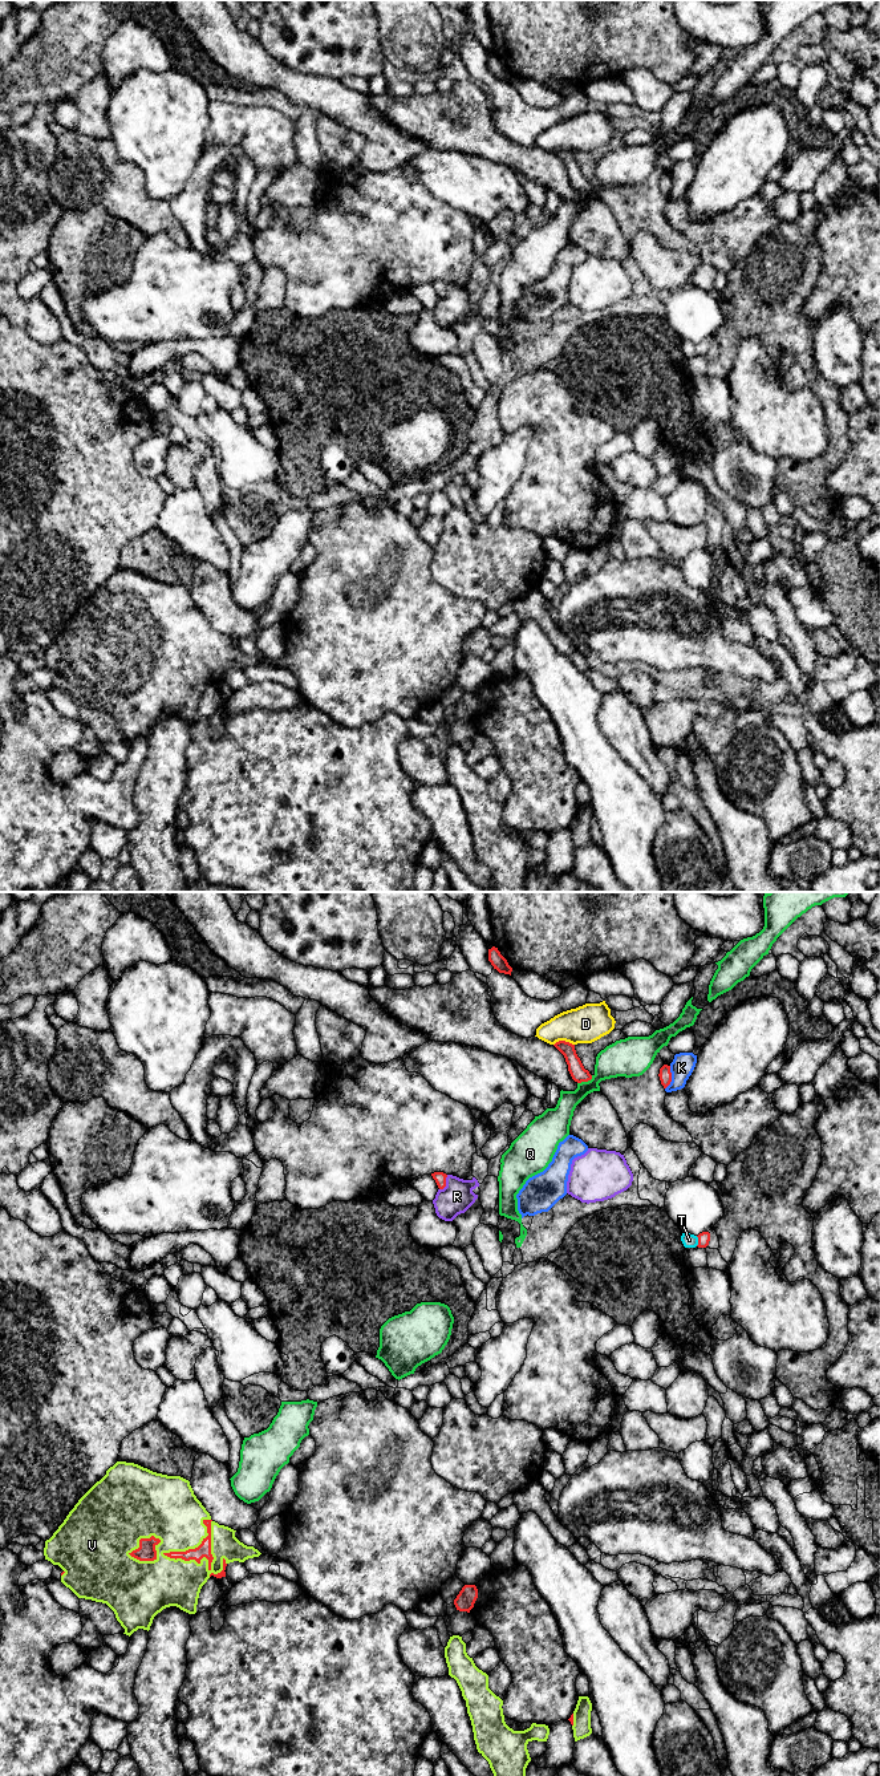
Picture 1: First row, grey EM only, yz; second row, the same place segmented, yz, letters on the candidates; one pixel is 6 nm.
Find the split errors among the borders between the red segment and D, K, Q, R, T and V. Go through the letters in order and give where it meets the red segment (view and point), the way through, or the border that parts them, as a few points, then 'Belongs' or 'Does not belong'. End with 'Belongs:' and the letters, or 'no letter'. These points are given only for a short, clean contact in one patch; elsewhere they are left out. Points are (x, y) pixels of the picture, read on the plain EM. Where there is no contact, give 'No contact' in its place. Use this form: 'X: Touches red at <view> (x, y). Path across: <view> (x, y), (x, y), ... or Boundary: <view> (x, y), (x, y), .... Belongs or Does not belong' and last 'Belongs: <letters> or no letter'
D: Touches red at yz (563, 149). Does not belong
K: Touches red at yz (670, 186). Does not belong
Q: Touches red at yz (586, 189). Does not belong
R: Touches red at yz (445, 291). Does not belong
T: Touches red at yz (698, 349). Path across: yz (704, 345), (698, 349), (689, 348). Belongs
V: Touches red at yz (201, 666). Belongs
Belongs: T, V

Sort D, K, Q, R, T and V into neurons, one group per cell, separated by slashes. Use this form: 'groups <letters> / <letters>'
groups D / K / Q / R / T V

